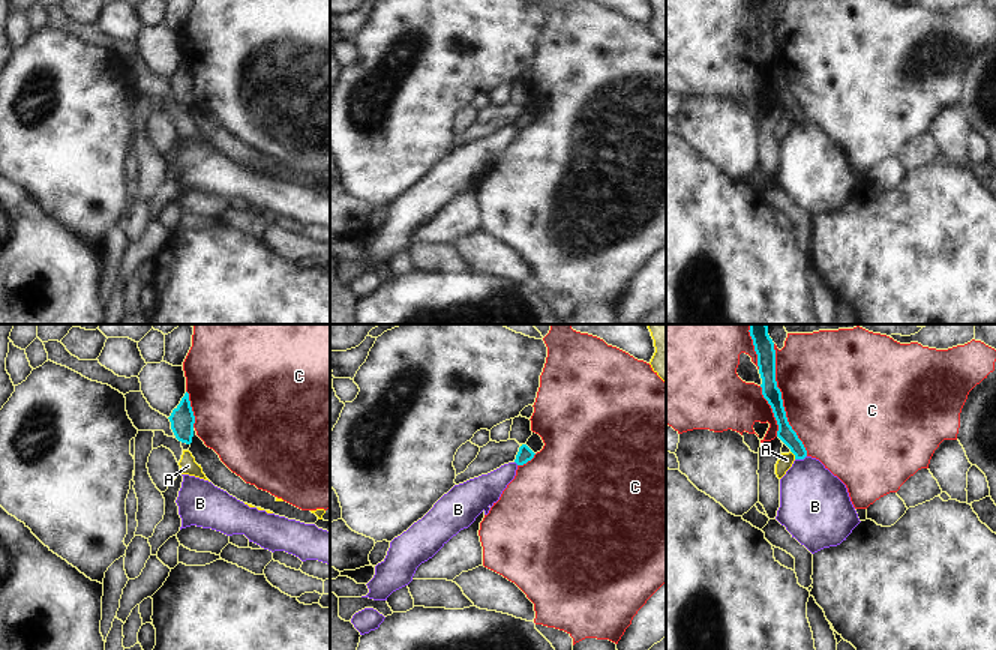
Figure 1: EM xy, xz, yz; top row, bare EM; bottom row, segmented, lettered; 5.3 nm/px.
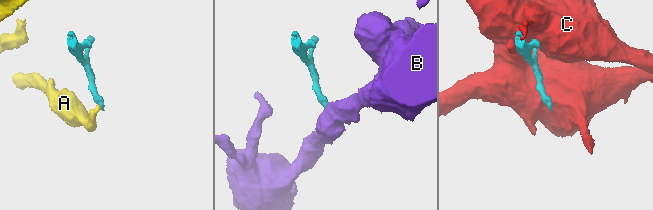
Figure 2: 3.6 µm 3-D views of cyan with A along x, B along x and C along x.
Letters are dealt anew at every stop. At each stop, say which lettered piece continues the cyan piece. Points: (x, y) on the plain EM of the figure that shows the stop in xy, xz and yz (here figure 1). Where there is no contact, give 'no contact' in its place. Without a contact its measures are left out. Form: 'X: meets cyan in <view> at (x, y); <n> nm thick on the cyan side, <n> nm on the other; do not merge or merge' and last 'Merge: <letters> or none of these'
A: meets cyan in yz at (794, 117); 90 nm thick on the cyan side, 80 nm on the other; do not merge
B: meets cyan in yz at (800, 122); 90 nm thick on the cyan side, 360 nm on the other; do not merge
C: meets cyan in yz at (782, 63); 100 nm thick on the cyan side, 500 nm on the other; do not merge
Merge: none of these

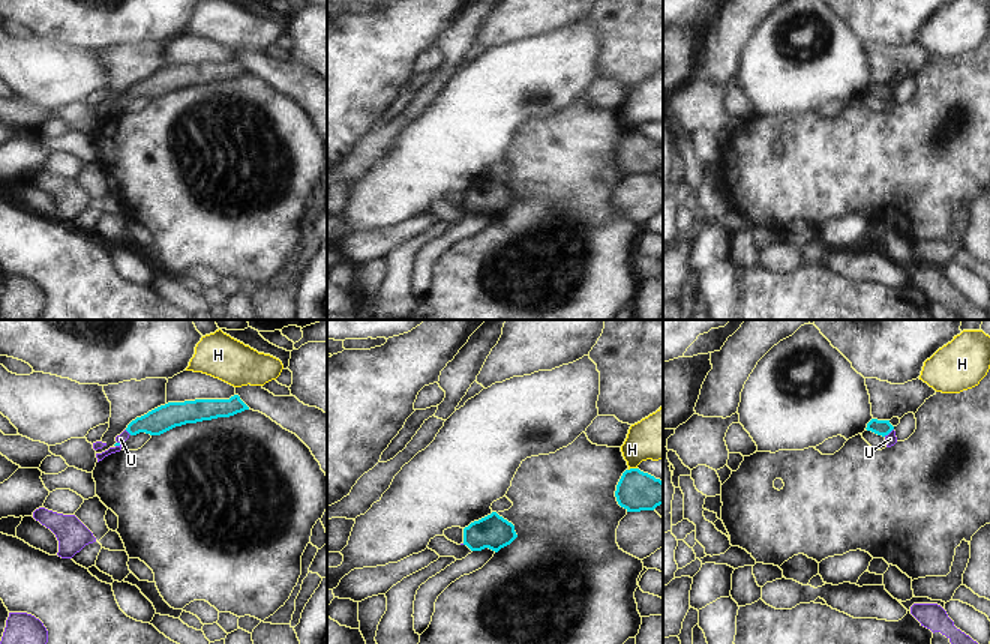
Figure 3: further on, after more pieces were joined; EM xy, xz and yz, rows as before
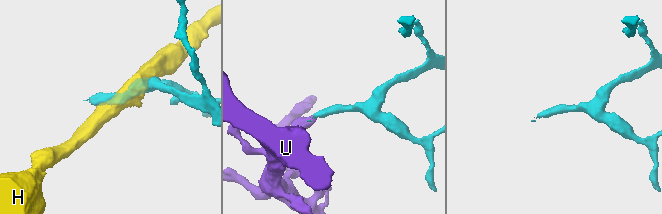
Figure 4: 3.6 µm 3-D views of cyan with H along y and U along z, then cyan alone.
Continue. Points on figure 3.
H: meets cyan in xz at (632, 132); 220 nm thick on the cyan side, 260 nm on the other; do not merge
U: meets cyan in yz at (888, 96); 80 nm thick on the cyan side, 60 nm on the other; merge
Merge: U

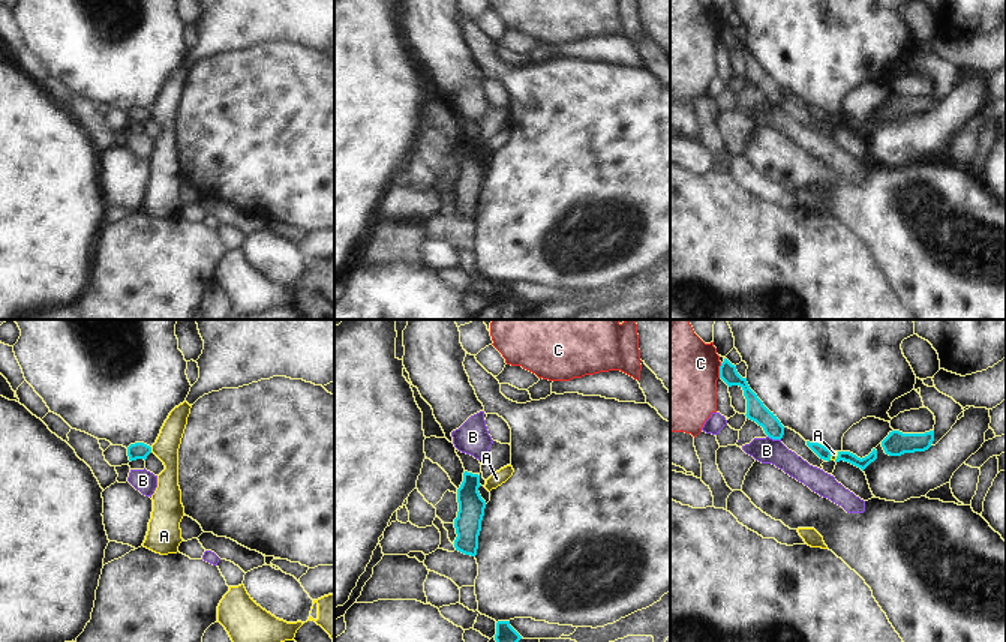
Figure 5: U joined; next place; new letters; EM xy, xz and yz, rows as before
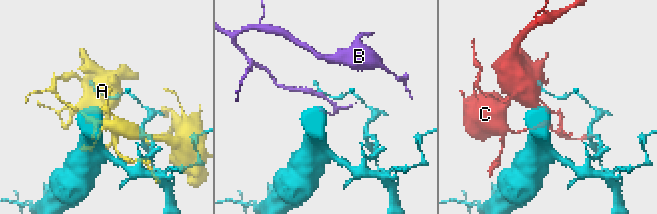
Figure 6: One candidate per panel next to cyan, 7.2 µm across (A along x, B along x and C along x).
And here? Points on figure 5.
A: meets cyan in xy at (150, 114); 90 nm thick on the cyan side, 140 nm on the other; do not merge
B: meets cyan in yz at (774, 102); 110 nm thick on the cyan side, 140 nm on the other; do not merge
C: meets cyan in yz at (720, 35); 100 nm thick on the cyan side, 440 nm on the other; do not merge
Merge: none of these

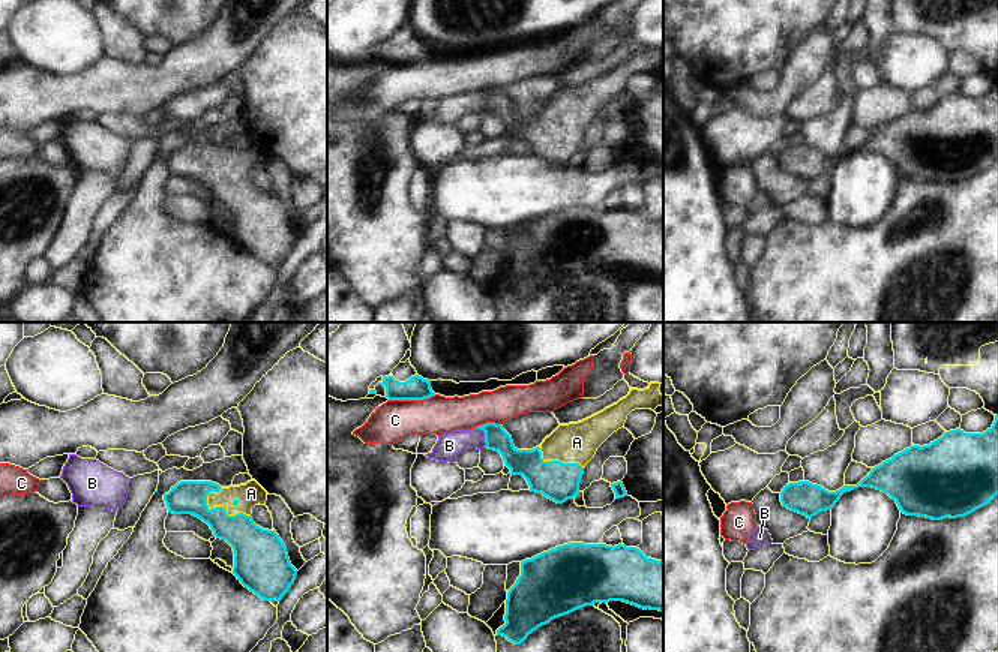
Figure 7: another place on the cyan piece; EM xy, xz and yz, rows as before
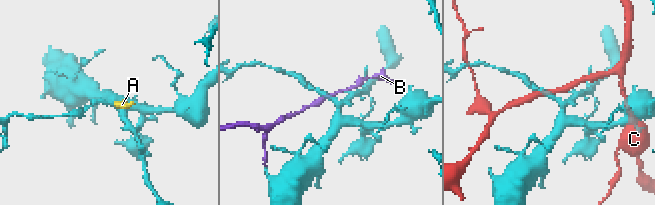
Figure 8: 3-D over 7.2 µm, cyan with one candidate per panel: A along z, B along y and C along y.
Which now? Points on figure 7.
A: meets cyan in xy at (225, 174); 220 nm thick on the cyan side, 130 nm on the other; merge
B: meets cyan in xz at (485, 101); 140 nm thick on the cyan side, 140 nm on the other; do not merge
C: meets cyan in xz at (411, 63); 130 nm thick on the cyan side, 220 nm on the other; do not merge
Merge: A

